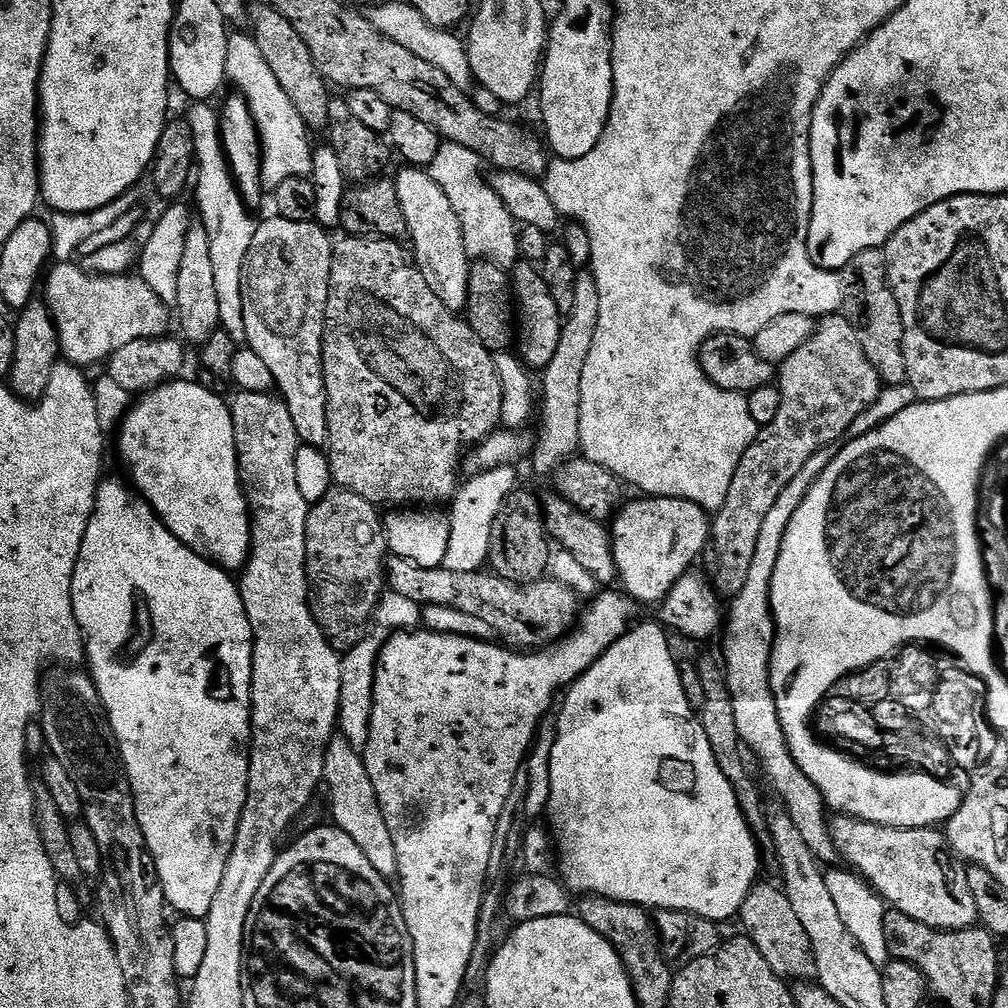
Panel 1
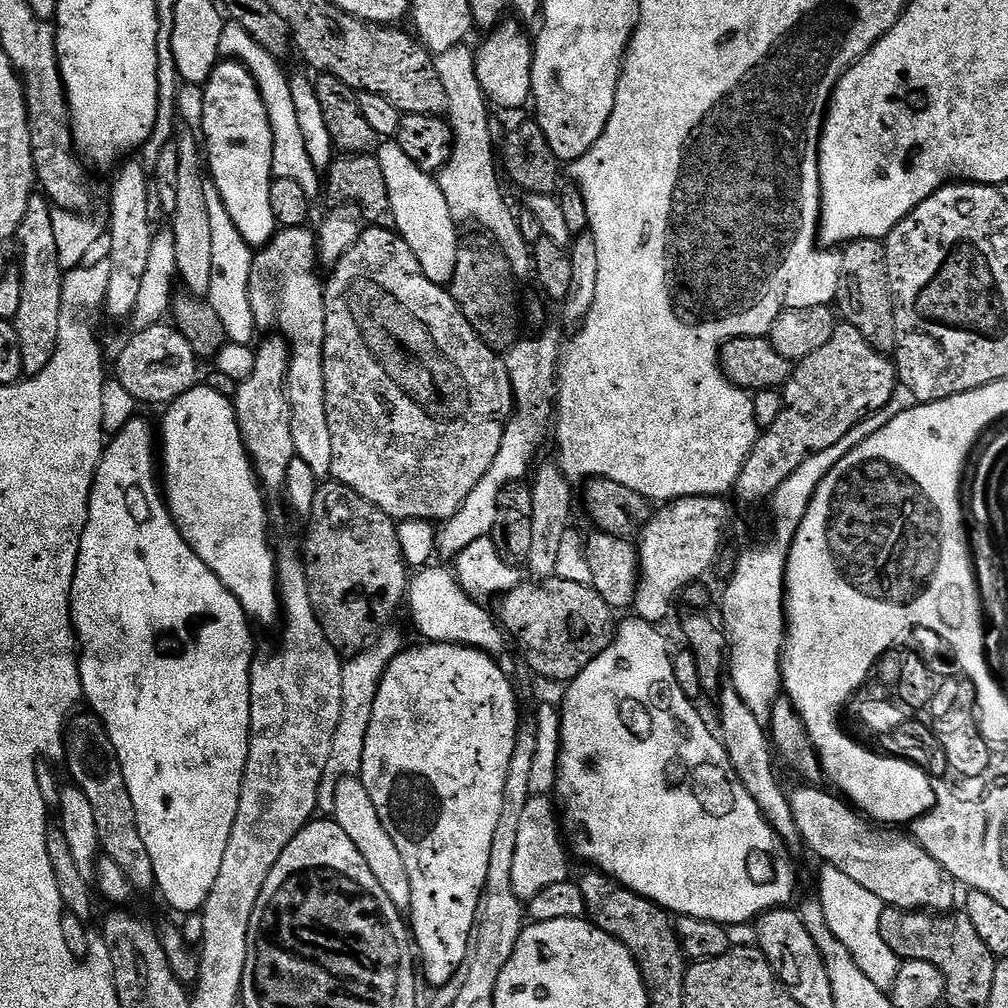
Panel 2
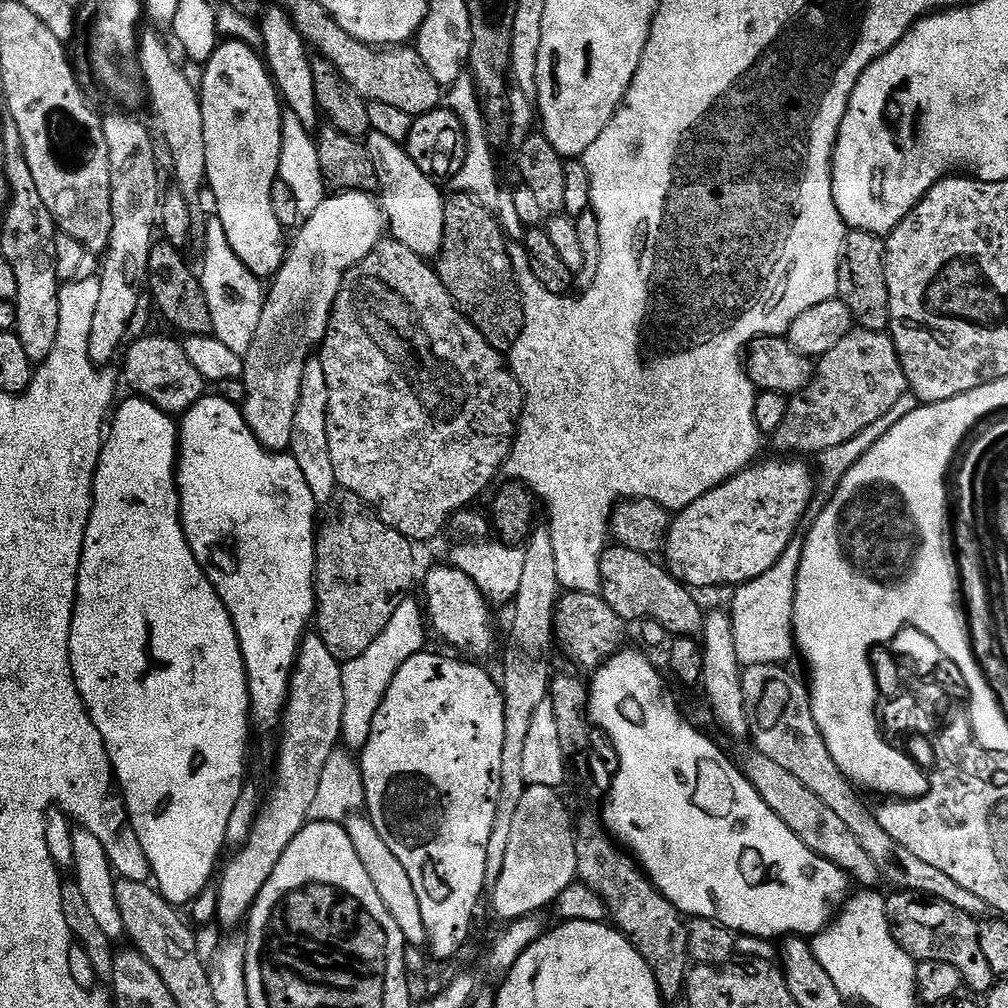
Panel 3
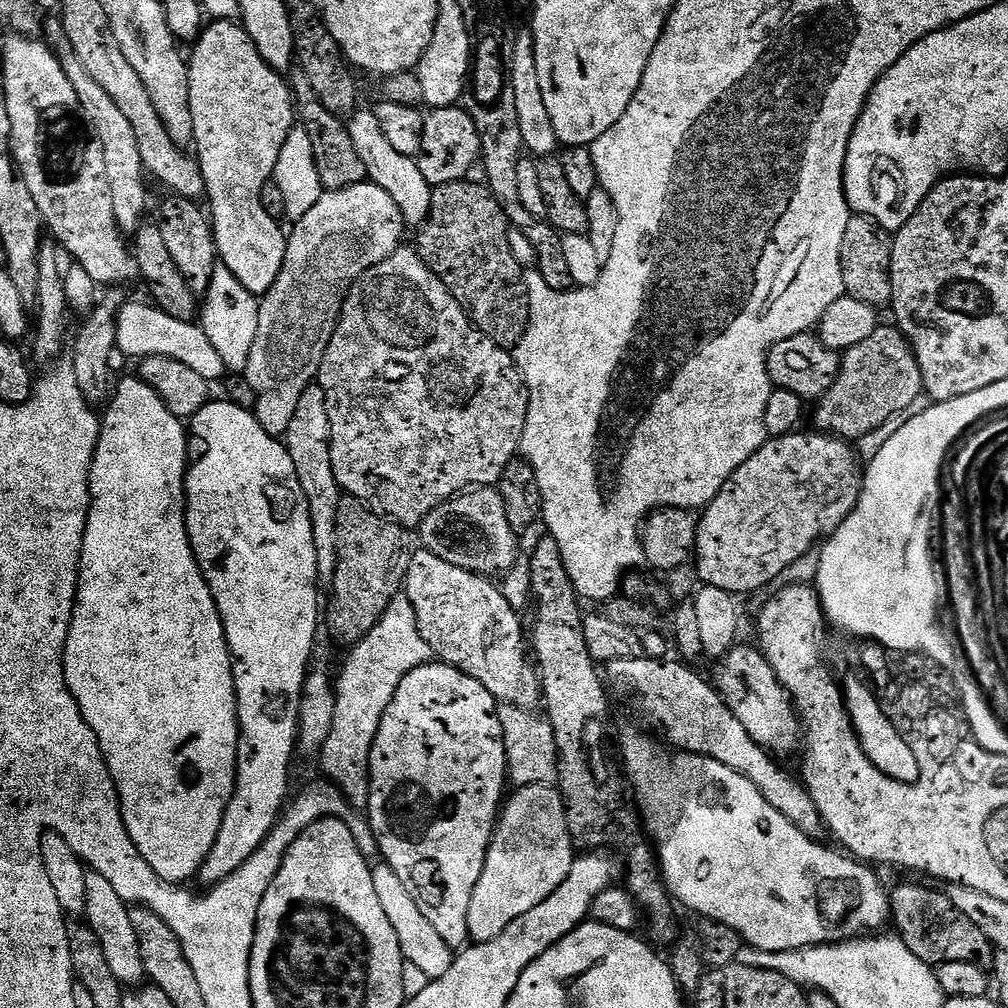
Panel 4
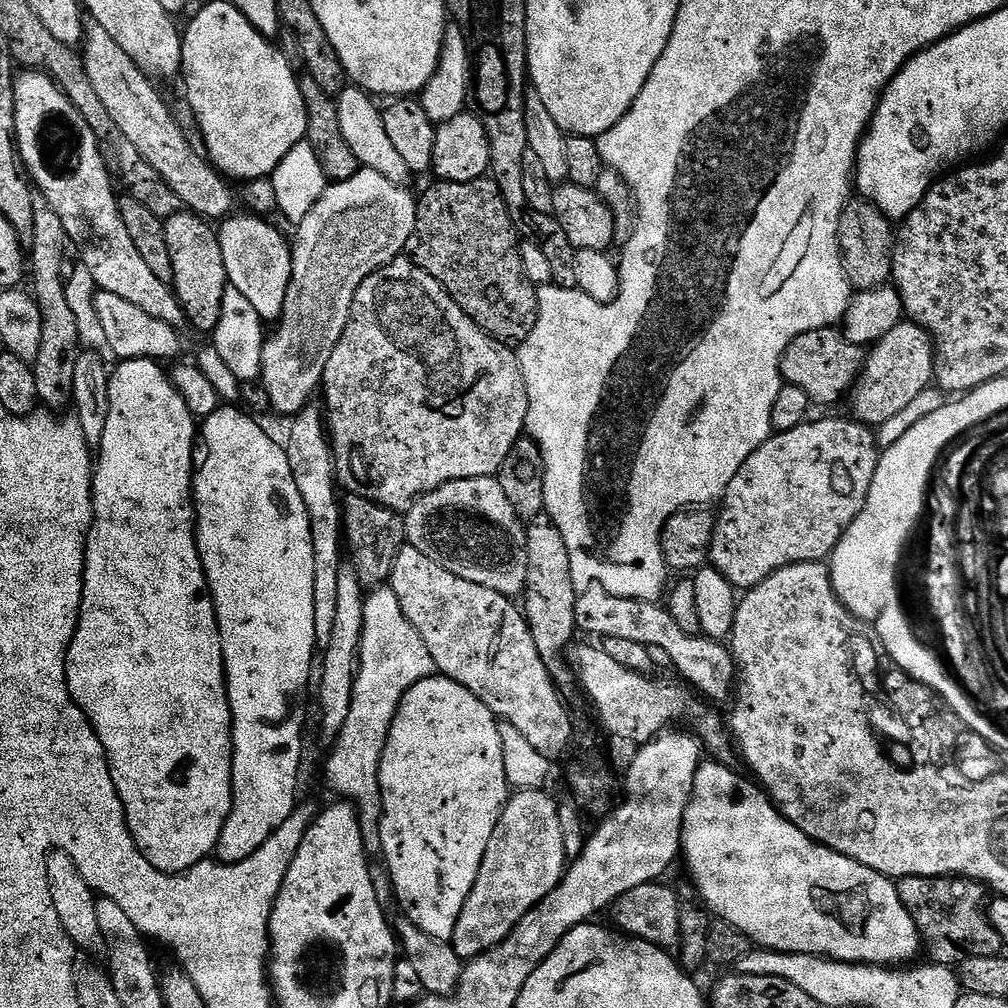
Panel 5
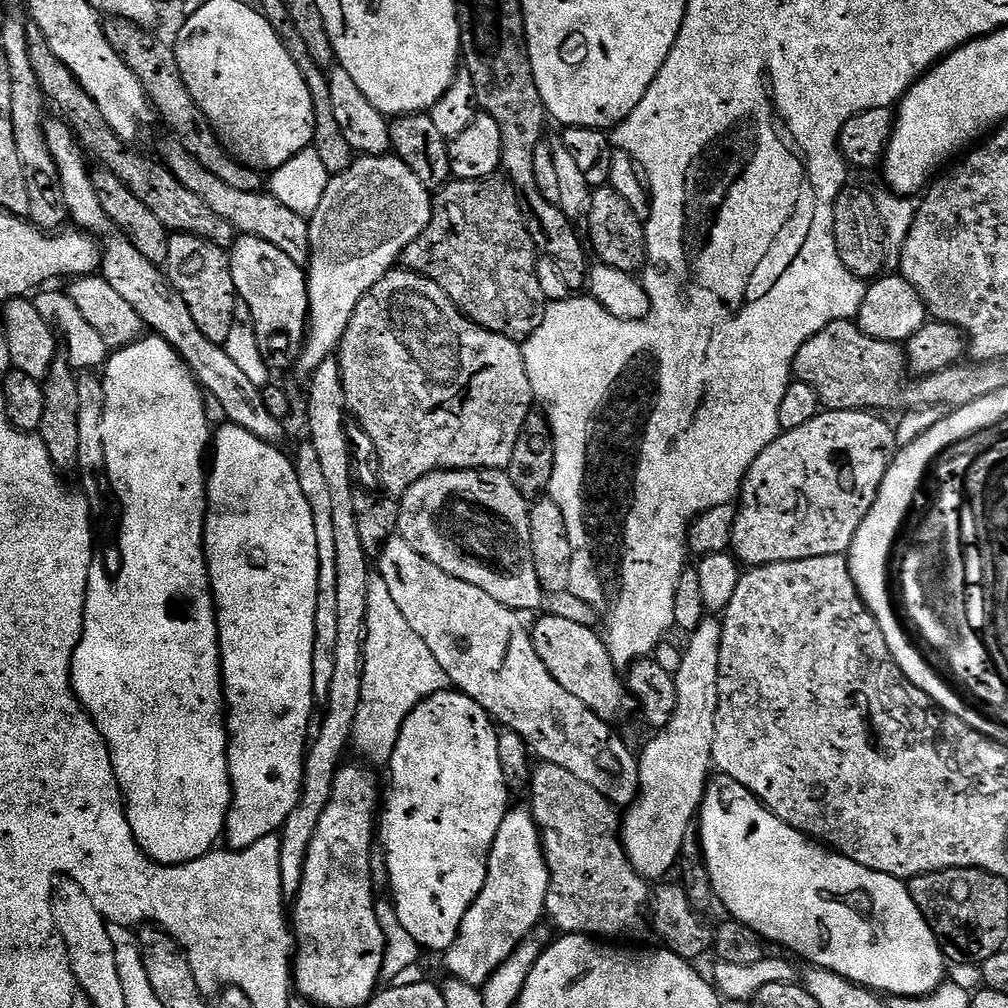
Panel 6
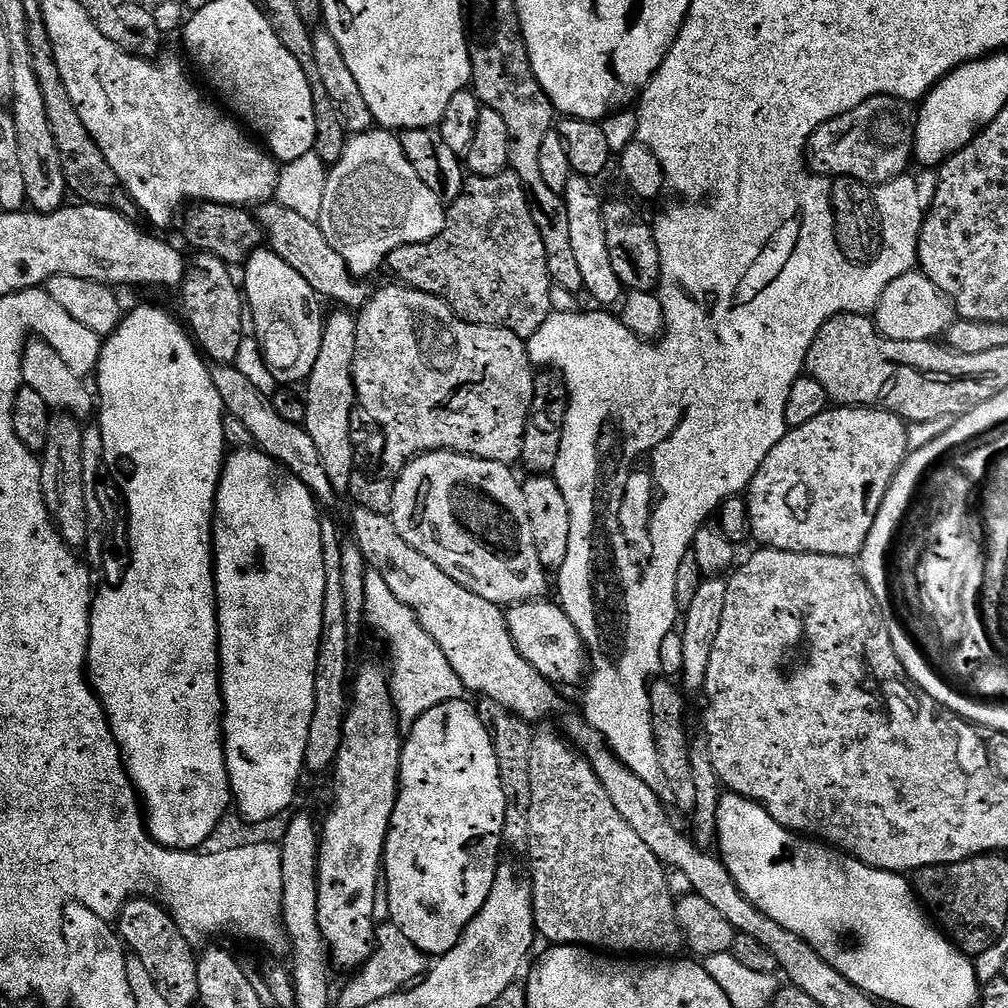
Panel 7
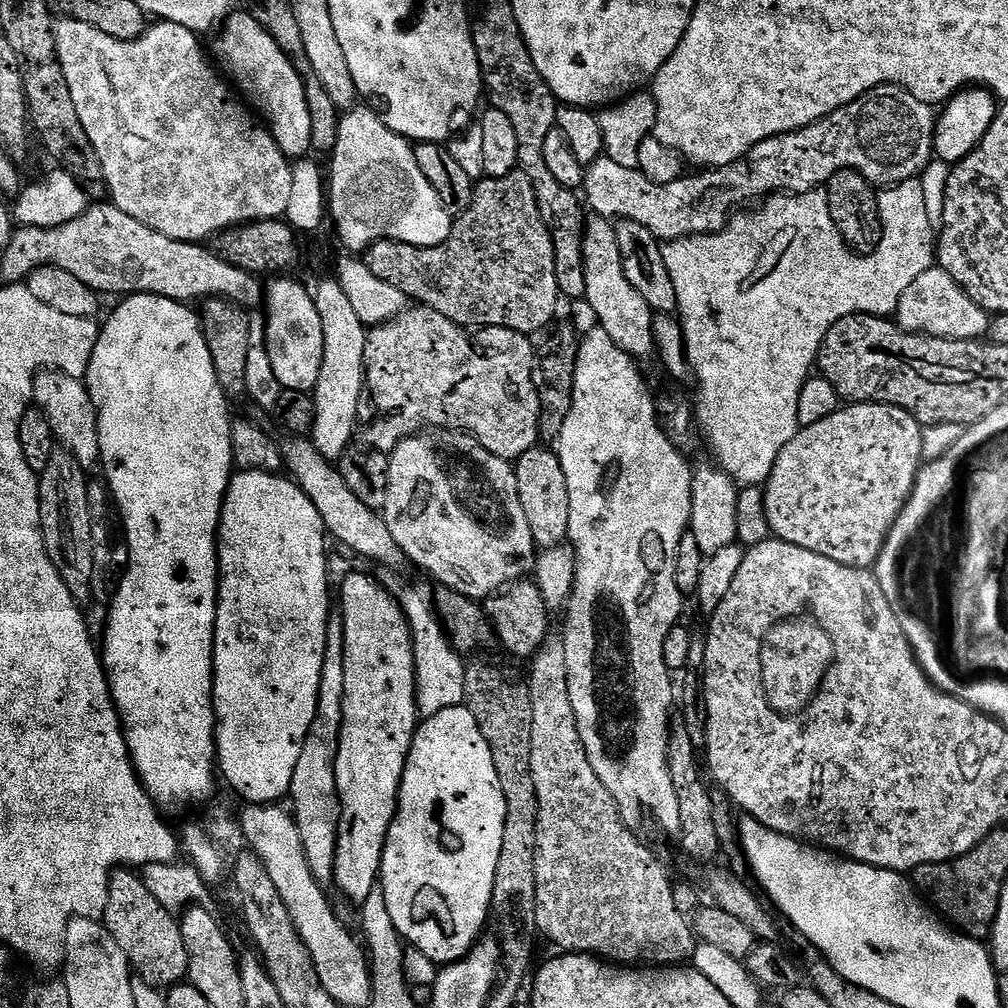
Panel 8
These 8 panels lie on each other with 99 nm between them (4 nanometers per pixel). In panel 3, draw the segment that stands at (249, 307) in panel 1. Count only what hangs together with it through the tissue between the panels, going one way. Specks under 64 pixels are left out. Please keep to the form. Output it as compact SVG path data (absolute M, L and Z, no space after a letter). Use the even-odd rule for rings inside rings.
M313 358L306 366L302 378L302 390L298 394L298 410L294 414L294 434L290 455L296 459L296 465L302 469L302 474L306 477L306 486L310 486L310 494L314 494L316 503L320 506L327 505L333 499L331 496L338 492L334 462L330 462L330 442L326 434L329 402L326 370L322 370L322 362L319 358Z

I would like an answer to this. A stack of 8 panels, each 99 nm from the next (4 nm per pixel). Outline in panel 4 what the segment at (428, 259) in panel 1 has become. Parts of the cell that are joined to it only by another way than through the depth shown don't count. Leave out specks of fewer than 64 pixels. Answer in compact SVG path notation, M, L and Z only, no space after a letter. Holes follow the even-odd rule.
M358 110L347 121L346 127L350 138L354 138L354 150L358 150L358 158L366 162L368 180L386 190L390 198L394 198L395 205L404 216L405 225L423 224L430 214L433 185L428 184L426 178L422 178L422 170L418 170L415 159L406 154L398 154L398 150L390 146L390 141L382 134L375 111Z

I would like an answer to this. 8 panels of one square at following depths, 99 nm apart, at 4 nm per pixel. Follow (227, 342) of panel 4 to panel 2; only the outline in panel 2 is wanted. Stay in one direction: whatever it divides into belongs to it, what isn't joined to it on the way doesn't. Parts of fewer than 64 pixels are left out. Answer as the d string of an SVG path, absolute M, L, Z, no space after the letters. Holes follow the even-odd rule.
M215 186L206 187L206 206L210 206L210 230L214 230L214 266L206 300L214 314L218 314L222 326L226 326L229 341L251 345L258 336L254 310L250 310L250 270L254 252L238 234L234 222L230 222L230 214L226 214L226 206Z

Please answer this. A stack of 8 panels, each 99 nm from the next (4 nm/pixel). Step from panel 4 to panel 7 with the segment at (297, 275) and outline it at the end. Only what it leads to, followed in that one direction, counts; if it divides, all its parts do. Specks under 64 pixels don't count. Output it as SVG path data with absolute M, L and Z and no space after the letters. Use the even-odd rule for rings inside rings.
M369 130L355 133L349 139L340 161L331 165L328 181L326 182L326 194L322 198L322 214L318 223L322 234L326 234L326 242L330 242L330 246L334 246L334 250L338 250L338 254L342 256L346 266L352 271L352 275L357 278L368 278L364 276L370 275L379 264L383 265L394 250L398 250L402 246L410 246L411 244L425 244L438 234L442 234L446 223L446 204L445 201L438 198L438 194L434 194L434 190L430 190L430 186L426 186L426 182L422 182L422 178L418 178L418 173L414 171L414 166L410 166L410 158L406 158L406 150L402 150L399 135L395 131Z

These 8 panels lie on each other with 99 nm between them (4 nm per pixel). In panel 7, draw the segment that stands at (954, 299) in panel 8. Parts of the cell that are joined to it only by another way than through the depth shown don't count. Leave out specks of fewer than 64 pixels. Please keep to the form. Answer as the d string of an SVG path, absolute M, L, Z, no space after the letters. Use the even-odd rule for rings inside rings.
M919 270L908 272L902 278L896 278L890 286L886 286L874 313L874 323L877 330L886 338L894 338L898 342L935 341L947 333L948 327L953 324L953 321L952 301L941 294L938 286L934 286L934 282L930 282L930 278L926 278L924 273Z

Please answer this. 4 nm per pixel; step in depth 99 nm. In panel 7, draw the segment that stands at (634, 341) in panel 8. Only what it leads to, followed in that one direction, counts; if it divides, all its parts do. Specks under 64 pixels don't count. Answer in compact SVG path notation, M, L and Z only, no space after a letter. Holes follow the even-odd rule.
M573 175L566 190L562 193L566 202L566 210L570 214L570 242L574 245L574 258L577 259L578 271L582 274L582 282L584 283L583 291L585 293L589 292L600 303L597 305L619 305L626 295L626 289L620 283L618 274L614 274L614 262L610 262L610 246L606 246L606 222L604 221L605 201L603 199L600 200L600 196L596 193L596 188L592 184L595 183L587 176Z

